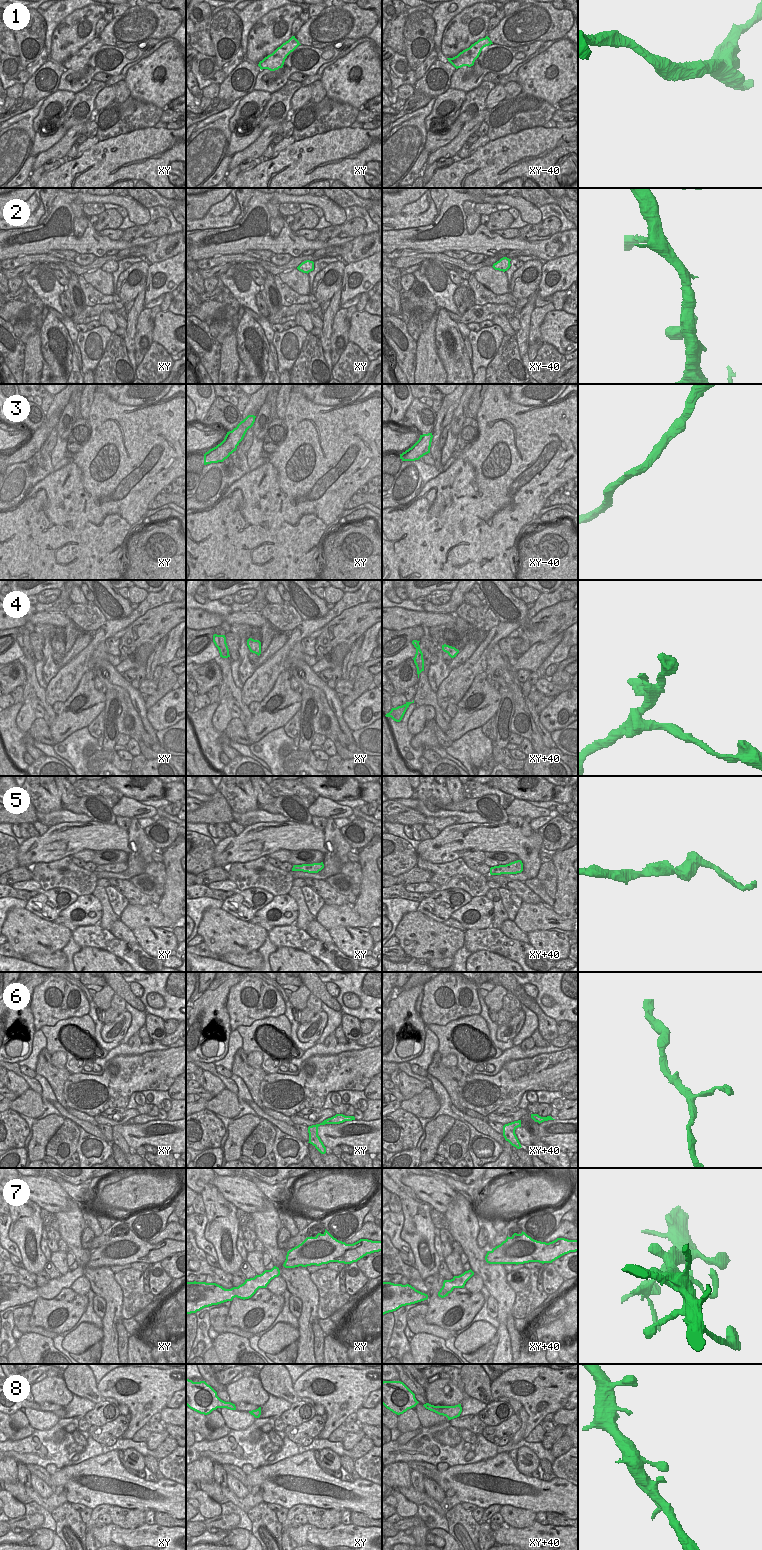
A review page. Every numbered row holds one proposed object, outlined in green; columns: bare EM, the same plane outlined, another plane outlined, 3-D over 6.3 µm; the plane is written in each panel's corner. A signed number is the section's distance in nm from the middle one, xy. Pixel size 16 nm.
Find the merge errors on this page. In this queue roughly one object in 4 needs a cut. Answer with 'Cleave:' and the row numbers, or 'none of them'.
Cleave: none of them

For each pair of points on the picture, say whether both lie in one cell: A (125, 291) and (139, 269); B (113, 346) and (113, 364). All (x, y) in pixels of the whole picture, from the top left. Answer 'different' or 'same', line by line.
A: same
B: same

